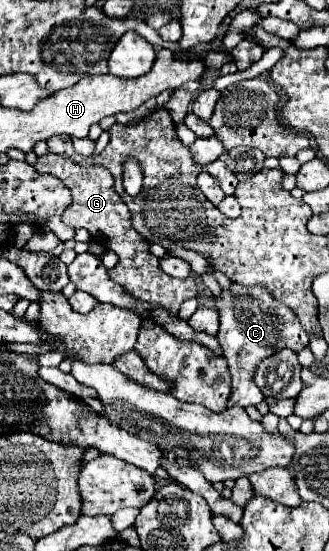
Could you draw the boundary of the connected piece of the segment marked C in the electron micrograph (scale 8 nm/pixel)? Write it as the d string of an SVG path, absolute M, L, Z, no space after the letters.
M231 290L229 292L221 292L221 296L217 296L217 310L219 310L219 318L221 318L221 326L219 326L219 346L223 350L225 360L229 362L229 372L233 378L233 392L229 398L229 406L257 406L263 400L263 392L257 388L253 376L255 376L255 368L257 364L283 350L289 348L293 352L301 352L307 344L309 344L309 336L305 334L305 330L301 328L295 312L289 306L279 306L279 308L271 308L265 310L257 304L251 306L235 306L231 304Z

